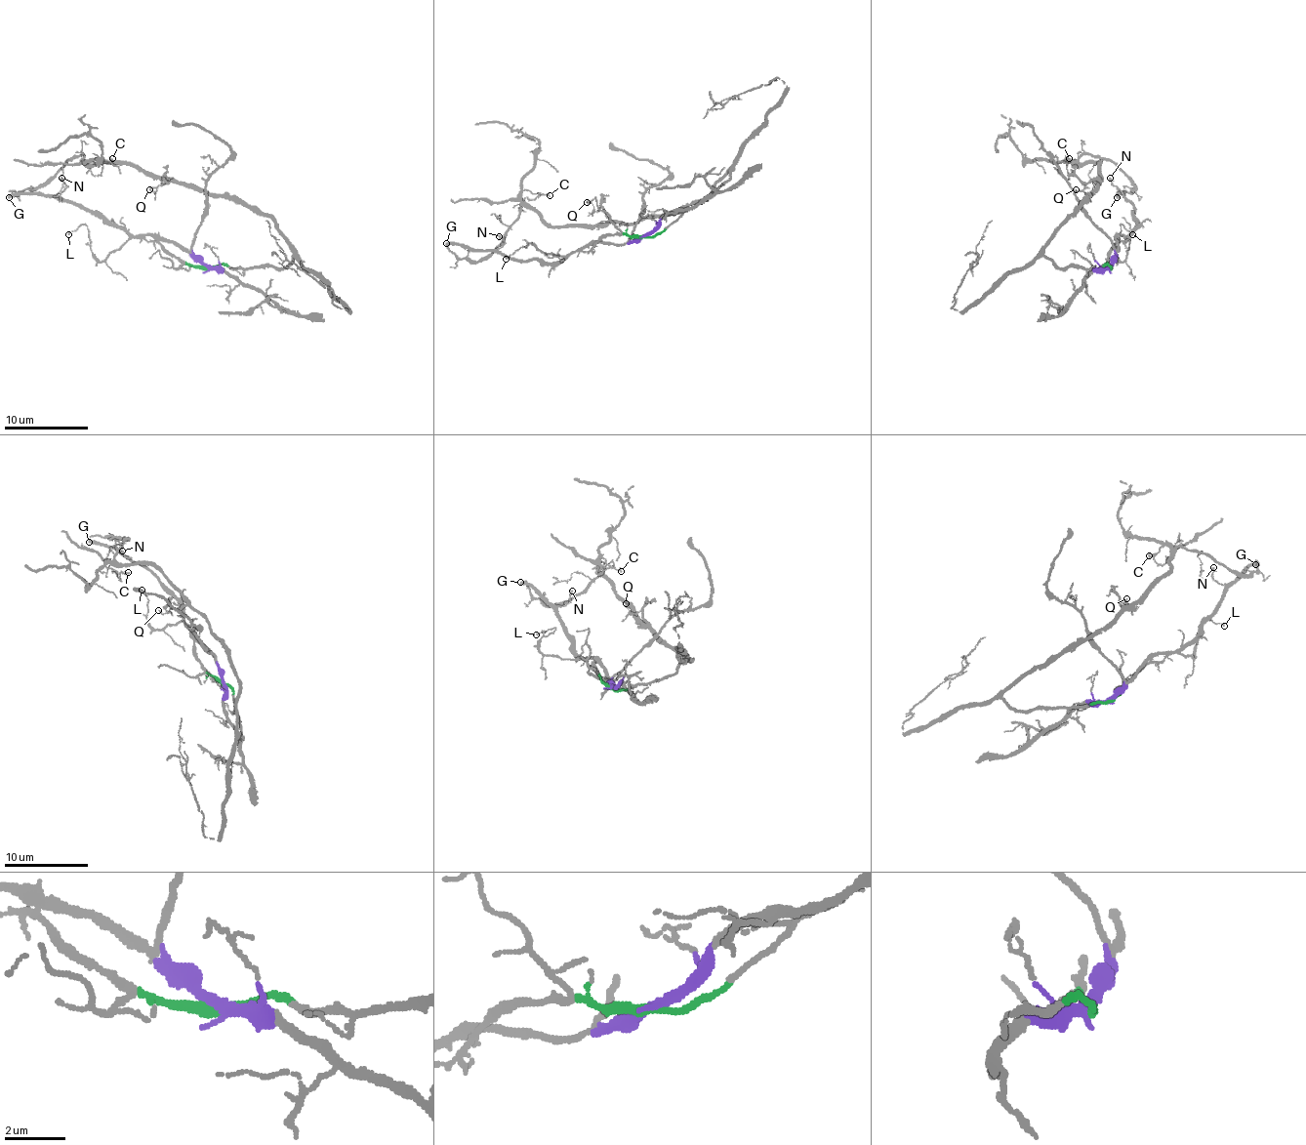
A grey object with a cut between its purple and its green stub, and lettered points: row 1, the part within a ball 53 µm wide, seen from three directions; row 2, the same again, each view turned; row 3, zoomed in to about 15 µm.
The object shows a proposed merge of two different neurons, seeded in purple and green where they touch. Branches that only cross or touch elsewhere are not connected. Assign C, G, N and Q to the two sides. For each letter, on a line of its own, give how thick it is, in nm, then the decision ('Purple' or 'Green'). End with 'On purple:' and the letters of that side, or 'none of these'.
C: Thickness 140 nm. Green
G: Thickness 280 nm. Purple
N: Thickness 150 nm. Purple
Q: Thickness 110 nm. Green
On purple: G, N

